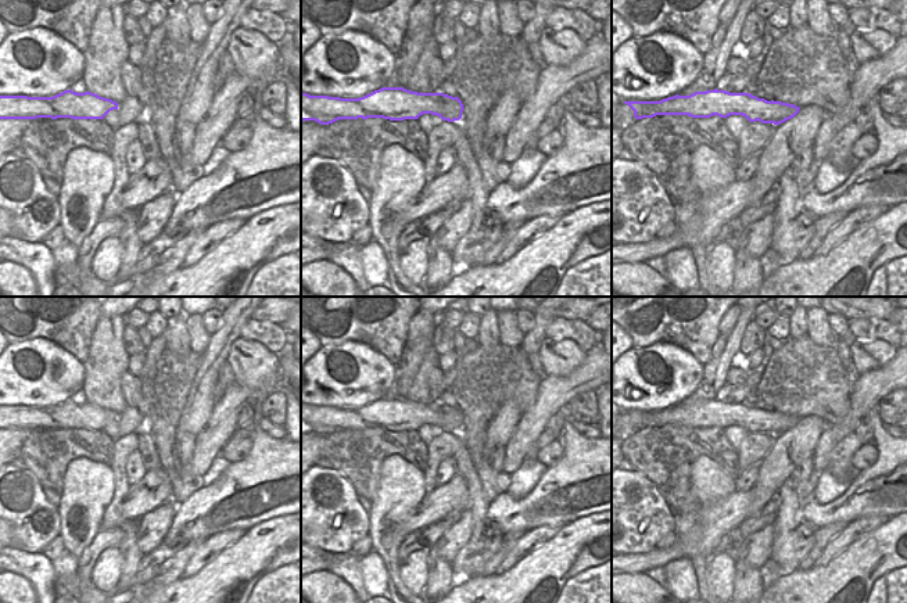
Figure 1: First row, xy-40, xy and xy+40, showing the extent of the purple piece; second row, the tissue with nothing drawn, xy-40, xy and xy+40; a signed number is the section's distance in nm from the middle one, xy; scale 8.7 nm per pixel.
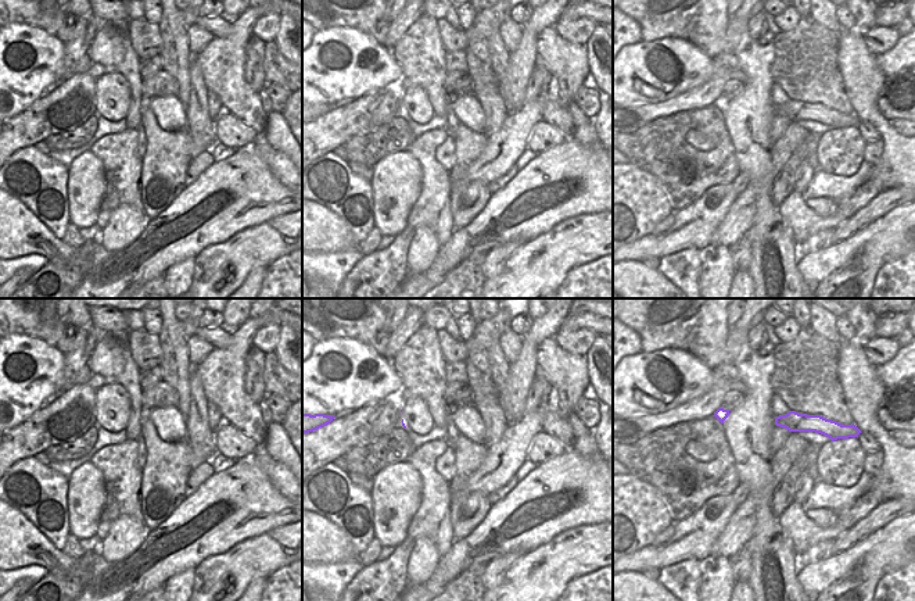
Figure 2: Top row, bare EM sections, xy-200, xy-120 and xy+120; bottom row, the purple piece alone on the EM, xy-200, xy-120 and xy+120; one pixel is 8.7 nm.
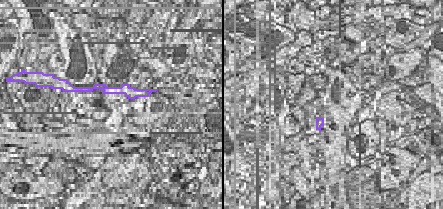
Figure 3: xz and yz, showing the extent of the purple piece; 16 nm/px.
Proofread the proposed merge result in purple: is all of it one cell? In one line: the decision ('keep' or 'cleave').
keep

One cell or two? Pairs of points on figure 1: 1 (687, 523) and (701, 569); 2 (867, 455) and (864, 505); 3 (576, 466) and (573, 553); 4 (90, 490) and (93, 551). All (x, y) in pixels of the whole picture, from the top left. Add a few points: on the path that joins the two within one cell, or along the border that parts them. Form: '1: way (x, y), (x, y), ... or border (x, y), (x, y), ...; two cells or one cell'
1: way (689, 534), (698, 557); one cell
2: border (874, 441), (877, 459), (870, 466), (859, 470); two cells
3: border (597, 512), (577, 517), (562, 527); two cells
4: border (100, 528), (78, 559); two cells

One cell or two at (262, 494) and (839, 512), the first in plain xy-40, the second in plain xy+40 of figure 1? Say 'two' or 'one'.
one

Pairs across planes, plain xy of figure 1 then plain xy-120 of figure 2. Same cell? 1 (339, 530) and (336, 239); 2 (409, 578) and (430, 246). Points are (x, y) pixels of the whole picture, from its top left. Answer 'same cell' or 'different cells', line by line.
1: different cells
2: same cell

